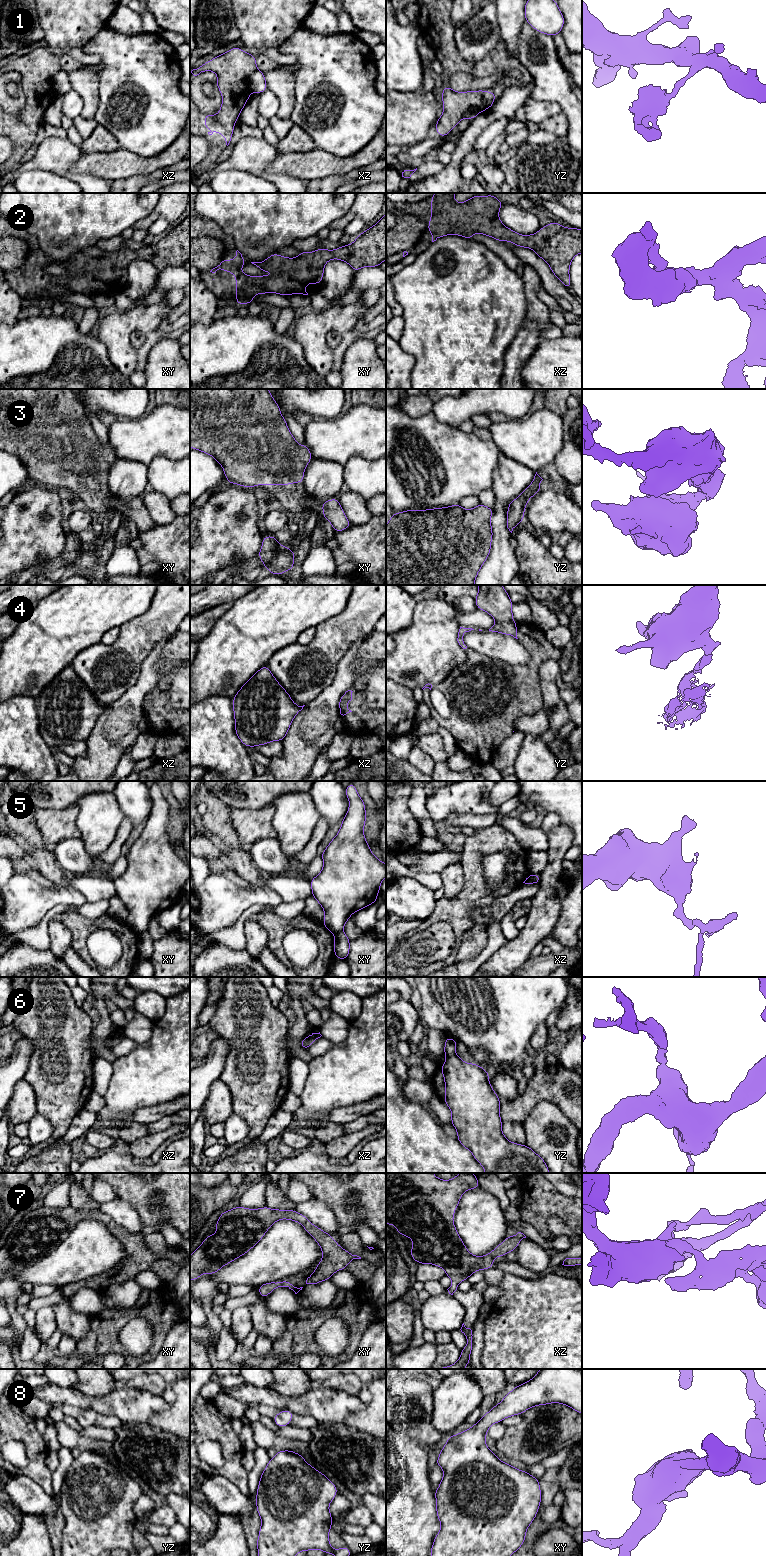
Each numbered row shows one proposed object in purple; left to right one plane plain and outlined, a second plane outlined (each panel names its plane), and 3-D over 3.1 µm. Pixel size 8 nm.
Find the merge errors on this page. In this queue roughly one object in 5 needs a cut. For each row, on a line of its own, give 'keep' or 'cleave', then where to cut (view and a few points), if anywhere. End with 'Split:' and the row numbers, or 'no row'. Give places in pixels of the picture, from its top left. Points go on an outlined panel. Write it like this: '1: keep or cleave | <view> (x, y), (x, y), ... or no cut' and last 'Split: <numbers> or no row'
1: cleave | xz (256, 69), (248, 79), (248, 88), (250, 90)
2: keep | no cut
3: keep | no cut
4: cleave | yz (512, 620), (496, 622)
5: cleave | xy (342, 930), (334, 935)
6: cleave | yz (455, 1054), (446, 1056)
7: keep | no cut
8: keep | no cut
Split: 1, 4, 5, 6

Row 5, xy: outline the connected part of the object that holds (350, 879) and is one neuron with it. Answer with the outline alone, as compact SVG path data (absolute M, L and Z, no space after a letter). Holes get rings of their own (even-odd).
M353 782L345 788L349 808L337 835L321 853L323 868L310 880L312 896L324 910L323 926L334 935L343 928L351 915L376 903L380 885L386 877L386 864L372 852L364 835L366 808Z

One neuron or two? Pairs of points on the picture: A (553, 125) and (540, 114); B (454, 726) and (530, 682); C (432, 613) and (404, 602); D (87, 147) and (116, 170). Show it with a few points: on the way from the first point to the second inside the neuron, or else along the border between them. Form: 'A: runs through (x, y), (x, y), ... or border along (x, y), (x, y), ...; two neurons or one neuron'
A: border along (561, 111), (544, 118), (538, 124); two neurons
B: runs through (474, 724), (500, 718), (513, 702); one neuron
C: border along (417, 602), (412, 622), (405, 628); two neurons
D: border along (116, 149), (110, 152), (82, 152); two neurons

